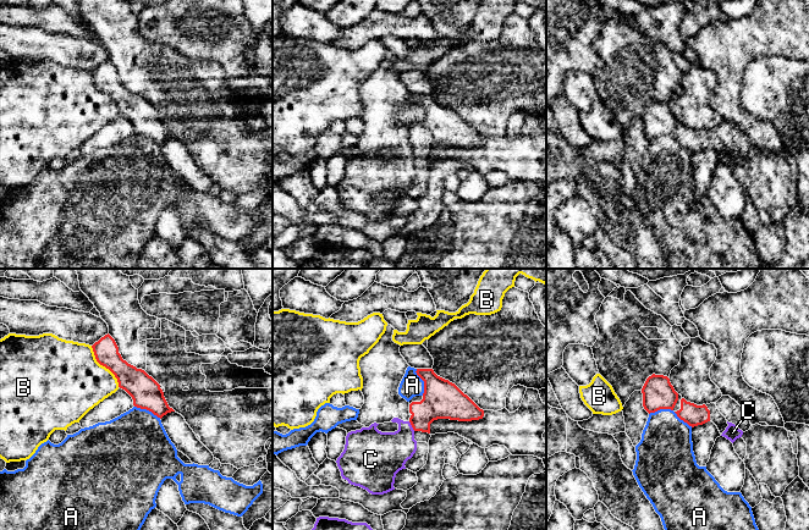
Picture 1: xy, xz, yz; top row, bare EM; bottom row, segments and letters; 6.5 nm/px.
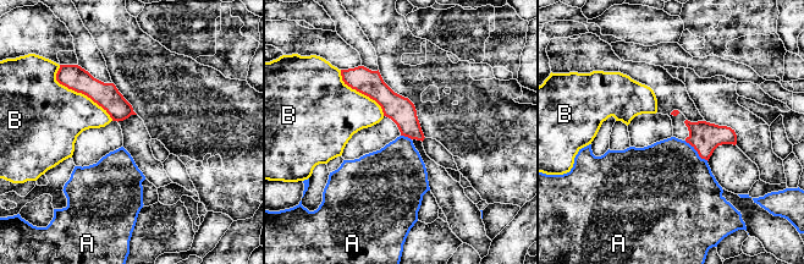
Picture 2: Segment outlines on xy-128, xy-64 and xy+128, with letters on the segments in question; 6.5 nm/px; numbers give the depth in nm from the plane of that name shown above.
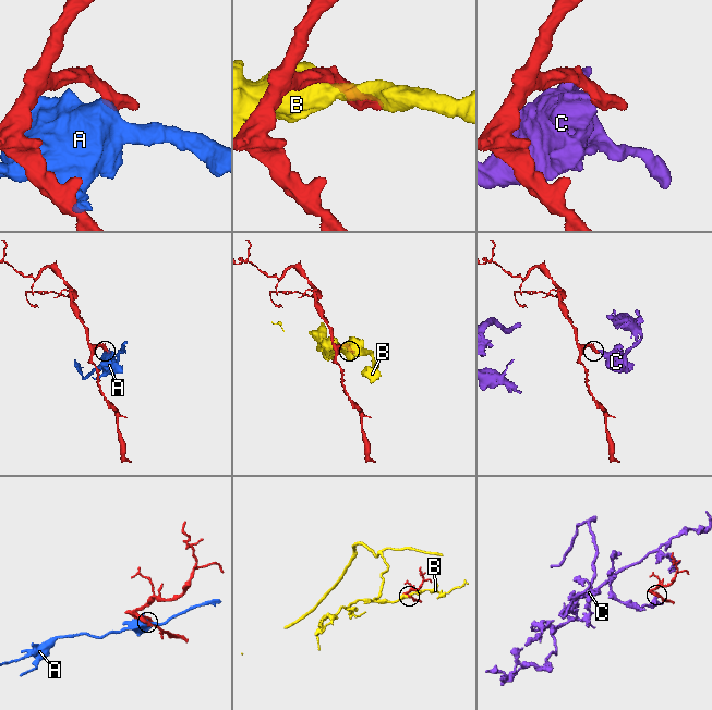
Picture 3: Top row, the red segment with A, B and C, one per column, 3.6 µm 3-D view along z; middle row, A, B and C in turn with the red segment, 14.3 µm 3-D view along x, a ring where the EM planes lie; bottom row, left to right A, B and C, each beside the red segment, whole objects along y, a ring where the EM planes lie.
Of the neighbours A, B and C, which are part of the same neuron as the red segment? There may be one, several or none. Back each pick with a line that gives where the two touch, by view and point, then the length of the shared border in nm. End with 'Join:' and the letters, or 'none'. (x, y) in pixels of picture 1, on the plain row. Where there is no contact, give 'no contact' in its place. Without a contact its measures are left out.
C: meets red in xz at (412, 153); contact 80 nm long
Join: C

